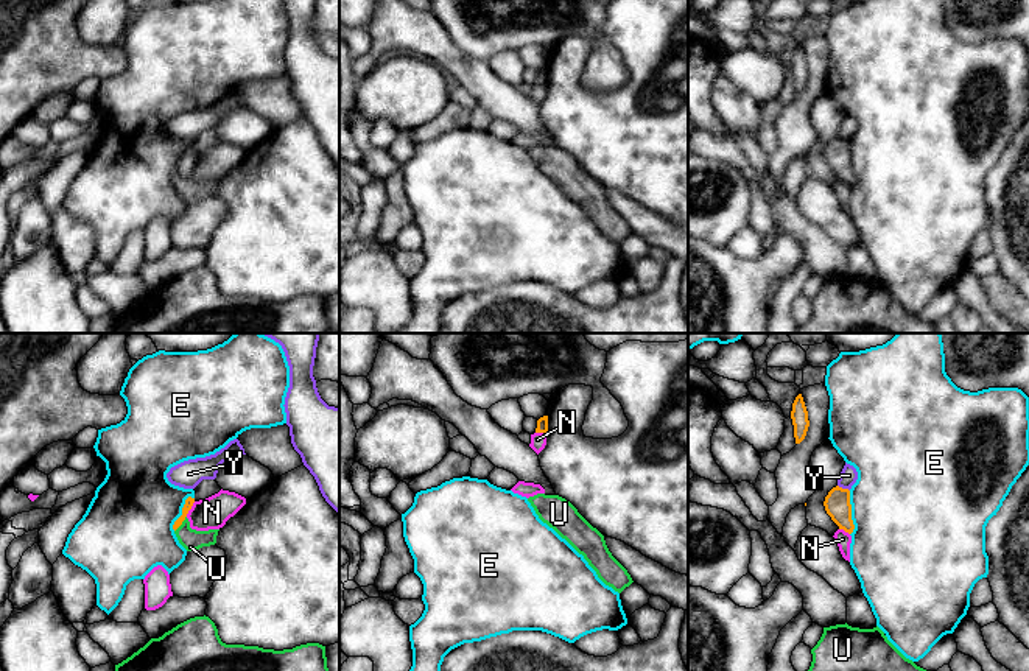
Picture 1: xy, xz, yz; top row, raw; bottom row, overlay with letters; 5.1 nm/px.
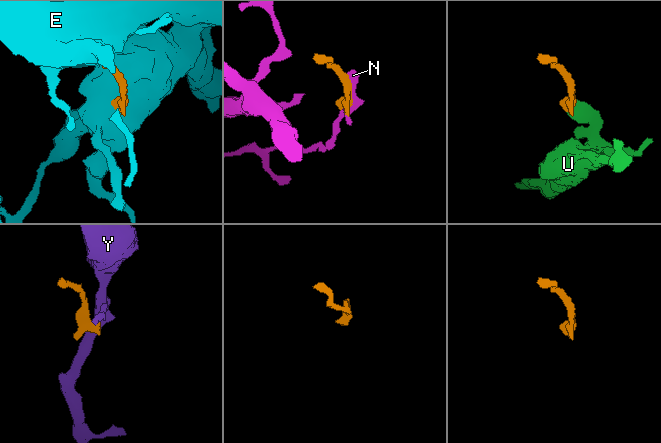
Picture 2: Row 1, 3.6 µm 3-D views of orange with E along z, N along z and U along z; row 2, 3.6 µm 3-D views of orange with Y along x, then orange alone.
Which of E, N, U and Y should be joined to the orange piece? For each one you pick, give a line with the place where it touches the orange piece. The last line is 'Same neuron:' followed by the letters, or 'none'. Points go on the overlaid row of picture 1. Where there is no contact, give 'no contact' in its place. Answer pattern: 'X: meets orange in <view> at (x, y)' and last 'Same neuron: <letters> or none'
U: meets orange in xy at (181, 523)
Same neuron: U

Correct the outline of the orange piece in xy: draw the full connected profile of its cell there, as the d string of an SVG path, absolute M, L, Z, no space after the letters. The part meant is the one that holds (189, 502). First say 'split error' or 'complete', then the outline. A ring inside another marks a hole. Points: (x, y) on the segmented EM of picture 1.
split error; M188 497L182 508L182 515L174 522L173 529L179 540L179 543L187 551L196 551L202 546L210 546L216 543L216 536L219 529L209 531L196 531L190 528L190 522L187 518L188 511L191 509L195 498Z

